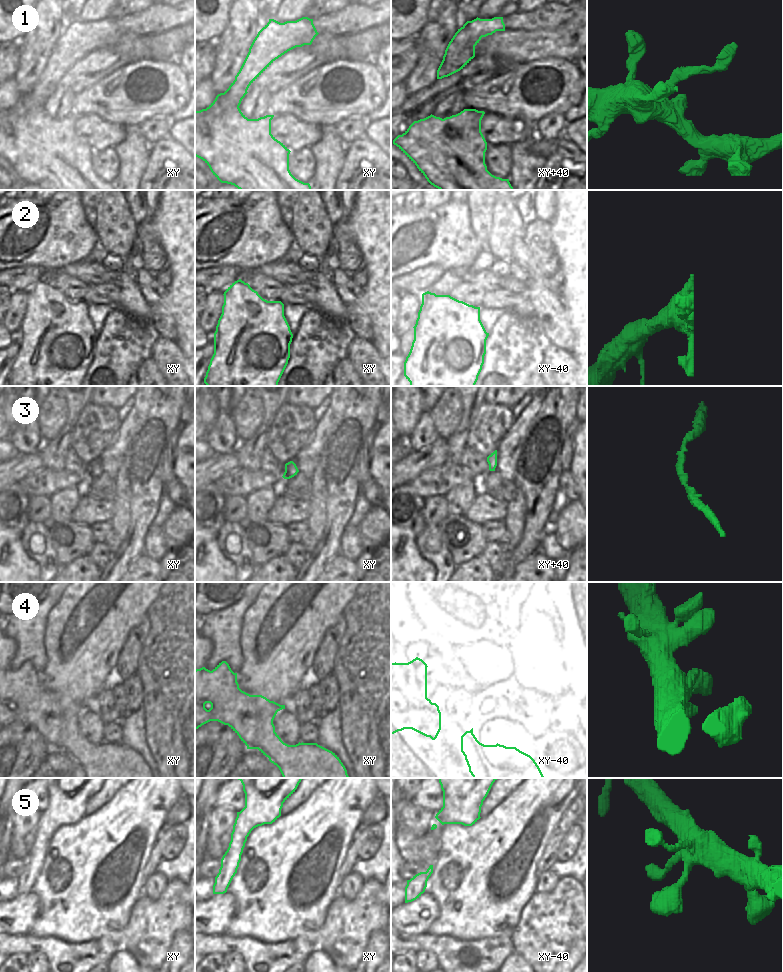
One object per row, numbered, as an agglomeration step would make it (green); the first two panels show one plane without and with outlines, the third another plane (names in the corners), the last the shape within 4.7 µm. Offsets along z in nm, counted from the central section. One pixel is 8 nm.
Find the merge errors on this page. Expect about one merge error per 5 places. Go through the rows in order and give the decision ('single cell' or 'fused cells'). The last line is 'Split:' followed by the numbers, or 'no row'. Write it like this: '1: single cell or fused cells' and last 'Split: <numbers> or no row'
1: single cell
2: fused cells
3: single cell
4: single cell
5: single cell
Split: 2

